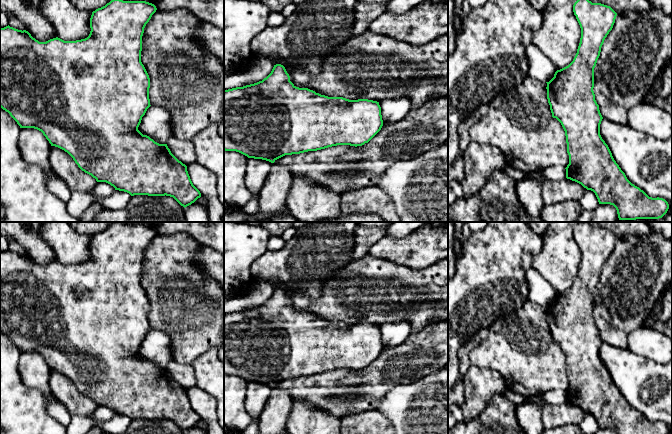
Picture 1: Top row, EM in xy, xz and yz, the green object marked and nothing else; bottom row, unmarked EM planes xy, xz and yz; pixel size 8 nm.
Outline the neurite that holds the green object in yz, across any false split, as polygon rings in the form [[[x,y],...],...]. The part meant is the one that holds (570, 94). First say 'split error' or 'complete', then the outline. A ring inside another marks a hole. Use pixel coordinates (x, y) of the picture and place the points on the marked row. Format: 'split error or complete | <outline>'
complete | [[[577,0],[573,12],[581,28],[581,38],[573,61],[566,67],[557,70],[547,83],[547,99],[552,117],[562,125],[567,143],[569,164],[566,178],[581,184],[595,193],[599,204],[613,205],[619,220],[659,219],[669,209],[663,198],[649,197],[643,190],[632,184],[614,160],[612,153],[600,135],[600,124],[603,119],[599,105],[595,100],[594,68],[600,56],[605,38],[612,30],[617,13],[601,3],[589,0]]]

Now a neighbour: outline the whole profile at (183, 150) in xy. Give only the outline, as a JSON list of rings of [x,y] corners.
[[[170,135],[167,146],[171,153],[186,166],[196,162],[196,152],[191,140],[182,140]]]

